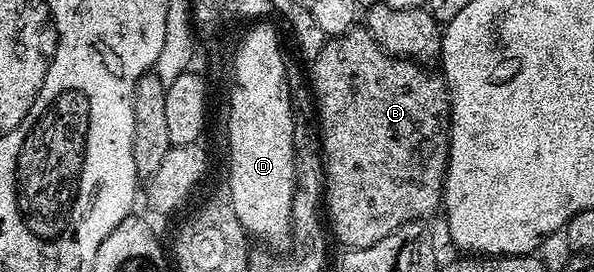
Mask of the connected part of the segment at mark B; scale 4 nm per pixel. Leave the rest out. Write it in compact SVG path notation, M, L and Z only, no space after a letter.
M354 26L339 36L326 39L323 50L319 50L319 54L311 61L311 68L313 68L311 91L315 101L315 120L319 125L321 137L321 160L325 163L323 208L327 213L327 224L331 229L331 236L334 236L339 243L345 244L341 246L346 249L375 246L379 238L387 238L387 234L391 234L399 226L424 221L426 219L424 216L431 215L436 208L438 211L443 204L445 171L449 165L449 125L451 123L449 85L446 84L444 75L437 70L428 72L425 69L428 67L424 63L406 60L386 52L380 42L364 26Z

